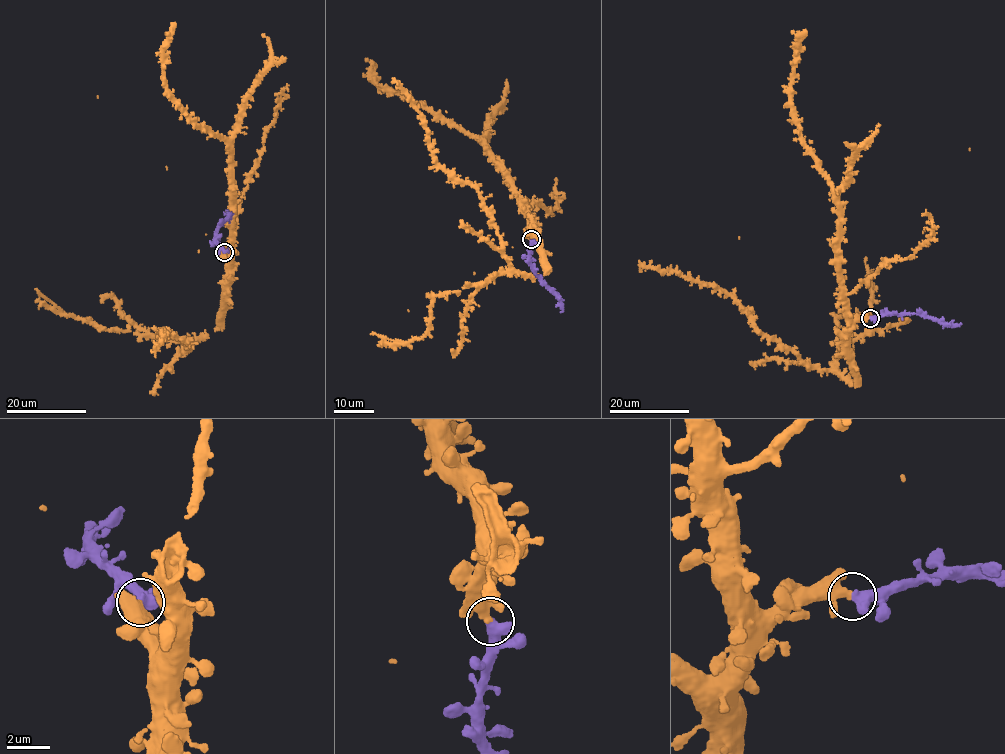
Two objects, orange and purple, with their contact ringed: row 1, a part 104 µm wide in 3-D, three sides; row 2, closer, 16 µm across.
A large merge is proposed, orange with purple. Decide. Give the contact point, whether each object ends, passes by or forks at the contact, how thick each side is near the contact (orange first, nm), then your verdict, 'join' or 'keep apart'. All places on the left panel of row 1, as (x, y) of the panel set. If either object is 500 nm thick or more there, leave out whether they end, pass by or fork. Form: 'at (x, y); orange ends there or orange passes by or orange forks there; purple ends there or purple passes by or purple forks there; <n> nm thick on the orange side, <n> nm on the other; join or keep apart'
at (224, 252); 320 nm thick on the orange side, 500 nm on the other; join

